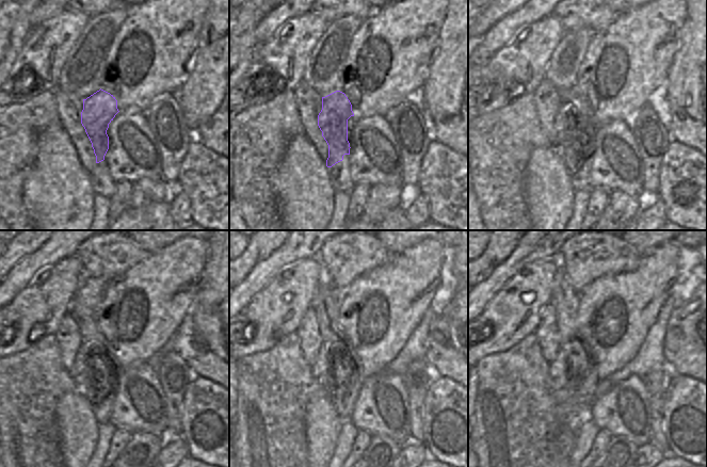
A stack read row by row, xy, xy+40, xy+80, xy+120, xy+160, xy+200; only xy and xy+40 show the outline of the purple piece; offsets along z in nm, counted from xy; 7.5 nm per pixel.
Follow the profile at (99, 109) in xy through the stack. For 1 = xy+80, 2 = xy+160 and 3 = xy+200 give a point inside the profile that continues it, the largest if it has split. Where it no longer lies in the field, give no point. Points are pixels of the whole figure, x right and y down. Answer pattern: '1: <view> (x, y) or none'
1: xy+80 (569, 124)
2: xy+160 (325, 370)
3: xy+200 (564, 371)

